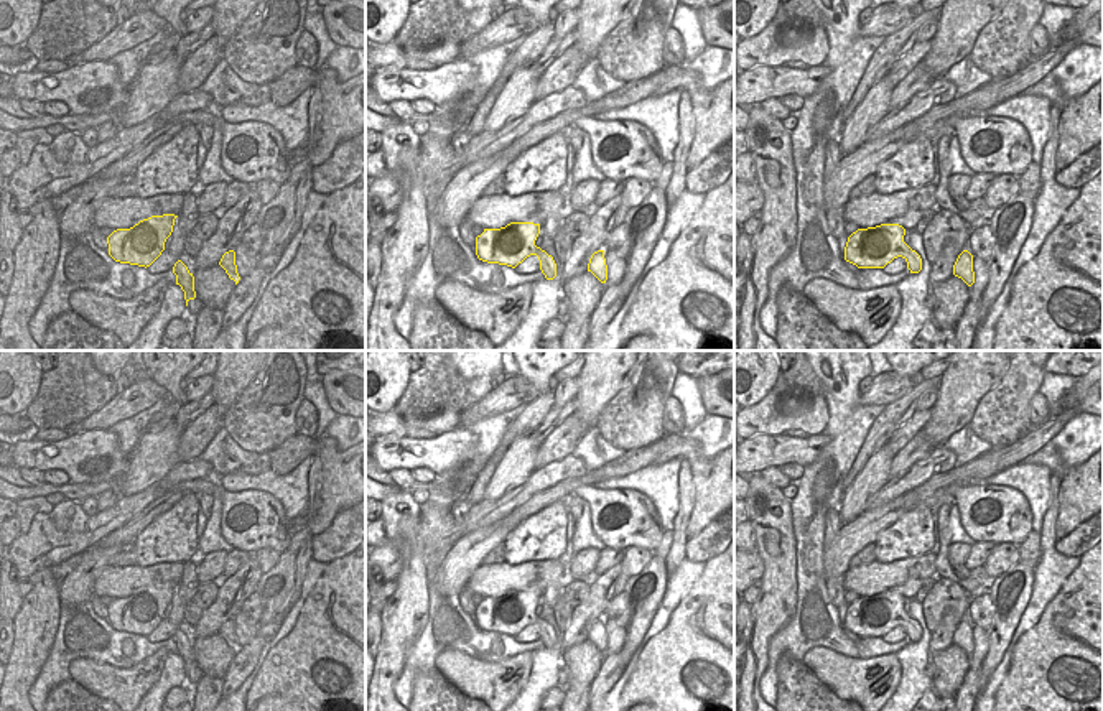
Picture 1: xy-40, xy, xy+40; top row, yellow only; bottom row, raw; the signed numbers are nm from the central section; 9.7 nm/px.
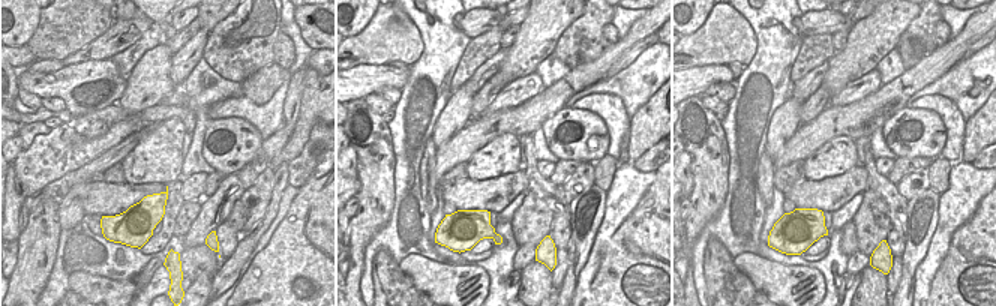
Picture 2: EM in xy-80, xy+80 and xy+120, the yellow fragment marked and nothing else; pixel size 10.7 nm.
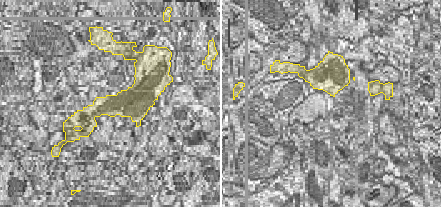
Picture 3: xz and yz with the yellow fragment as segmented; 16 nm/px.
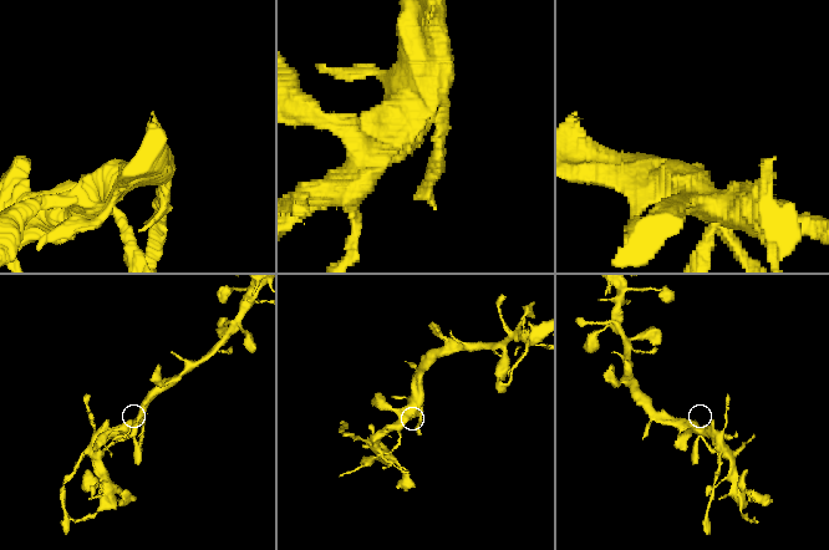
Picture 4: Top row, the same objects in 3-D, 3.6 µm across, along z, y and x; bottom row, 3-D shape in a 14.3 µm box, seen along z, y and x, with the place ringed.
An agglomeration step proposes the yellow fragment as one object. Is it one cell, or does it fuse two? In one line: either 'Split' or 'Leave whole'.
Leave whole.

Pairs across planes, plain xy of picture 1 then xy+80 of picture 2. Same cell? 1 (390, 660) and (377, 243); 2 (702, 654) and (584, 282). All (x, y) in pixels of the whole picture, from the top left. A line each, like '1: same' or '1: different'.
1: different
2: different

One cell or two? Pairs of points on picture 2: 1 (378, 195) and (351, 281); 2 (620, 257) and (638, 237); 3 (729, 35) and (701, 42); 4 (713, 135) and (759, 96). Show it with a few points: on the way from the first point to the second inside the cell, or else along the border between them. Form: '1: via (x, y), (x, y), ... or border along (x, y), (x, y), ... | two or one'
1: via (372, 215), (362, 227), (356, 260) | one
2: via (627, 257), (638, 245) | one
3: via (722, 39), (708, 42) | one
4: border along (719, 122), (731, 161) | two

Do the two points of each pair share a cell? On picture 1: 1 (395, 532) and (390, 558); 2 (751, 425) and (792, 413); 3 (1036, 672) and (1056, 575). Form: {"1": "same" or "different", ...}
{"1": "different", "2": "same", "3": "different"}

